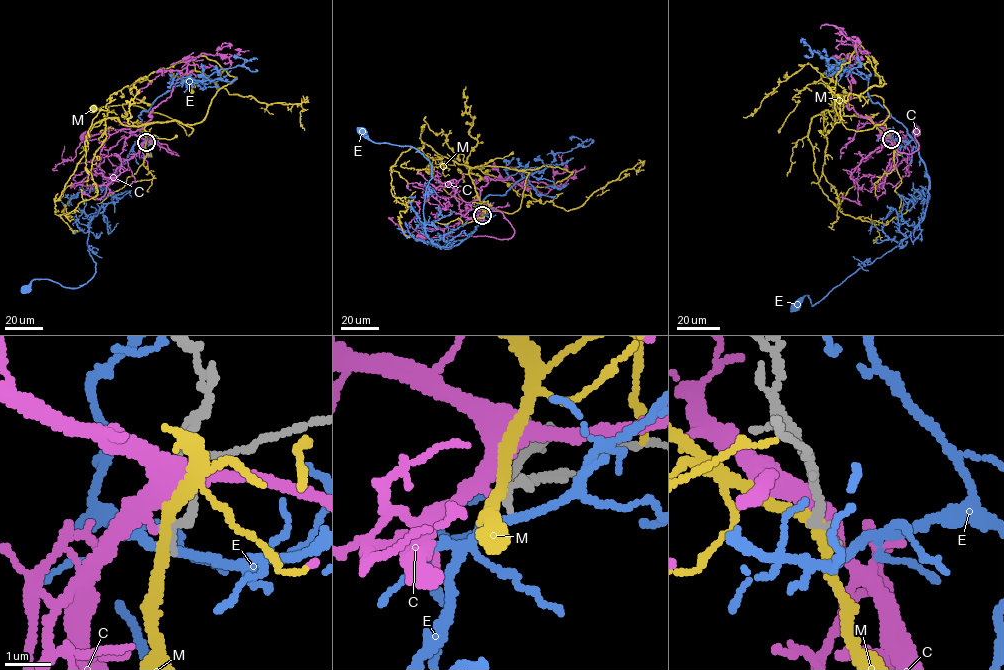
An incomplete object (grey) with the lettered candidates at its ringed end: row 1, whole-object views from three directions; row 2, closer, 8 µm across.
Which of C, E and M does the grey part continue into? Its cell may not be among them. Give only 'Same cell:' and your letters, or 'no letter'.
Same cell: no letter

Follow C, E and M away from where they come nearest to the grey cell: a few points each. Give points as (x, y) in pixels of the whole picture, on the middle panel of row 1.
C: (481, 216), (500, 211), (514, 233), (508, 239), (463, 235), (421, 237)
E: (482, 216), (457, 245), (434, 244), (423, 209), (430, 162), (410, 146), (374, 143), (361, 129)
M: (481, 216), (471, 168), (504, 166), (528, 172), (520, 207), (510, 213), (479, 208), (449, 195), (431, 169)

